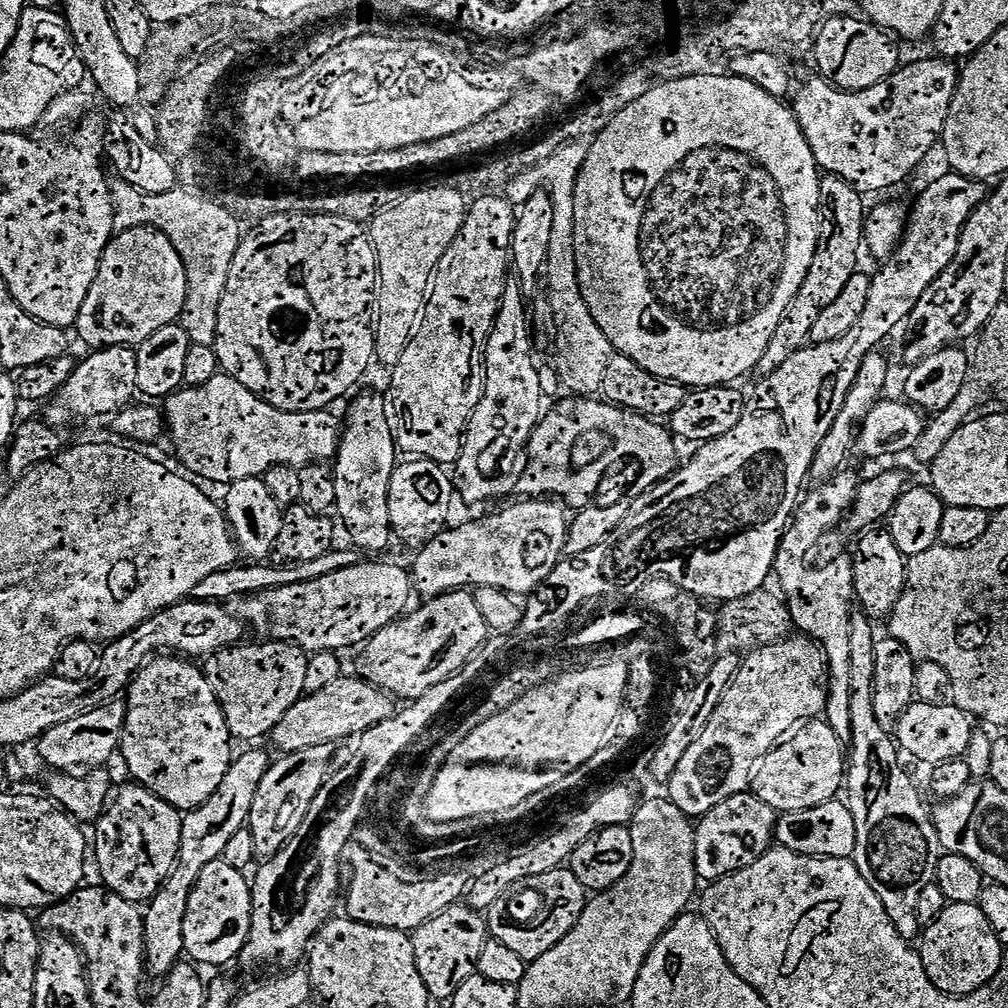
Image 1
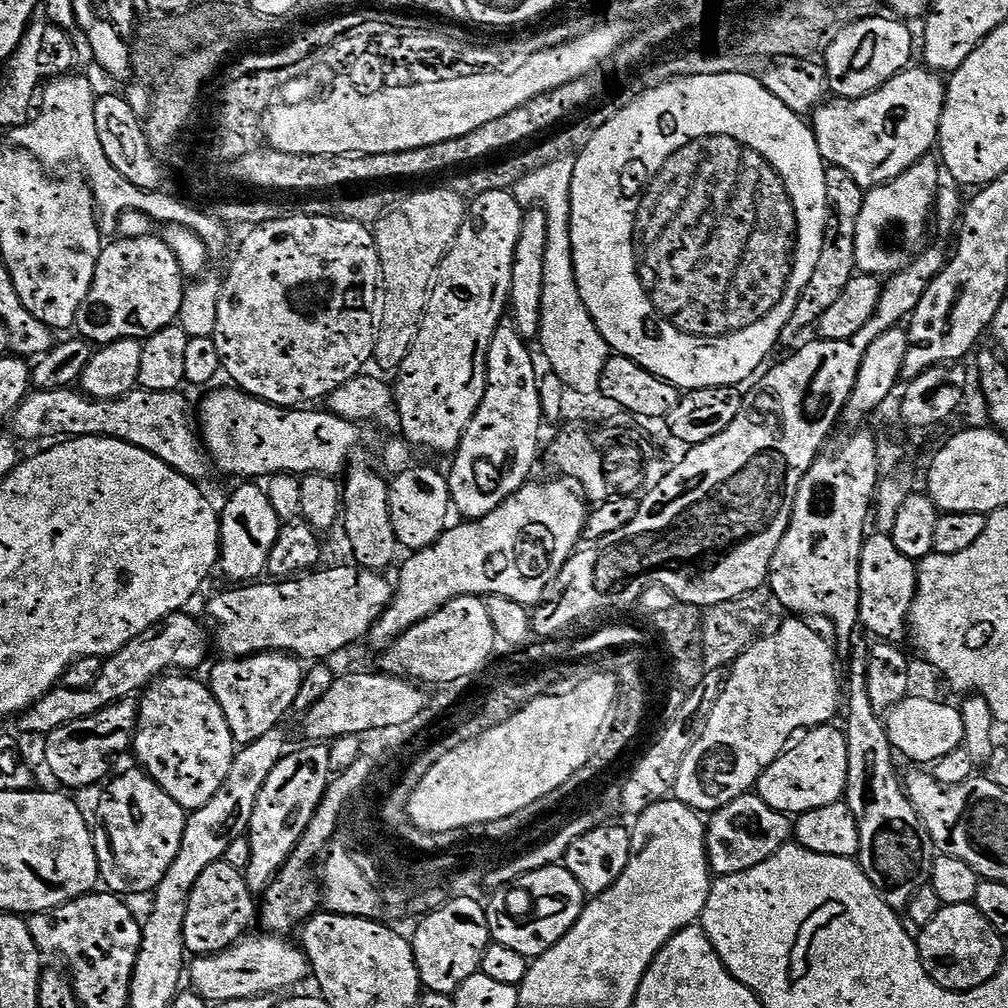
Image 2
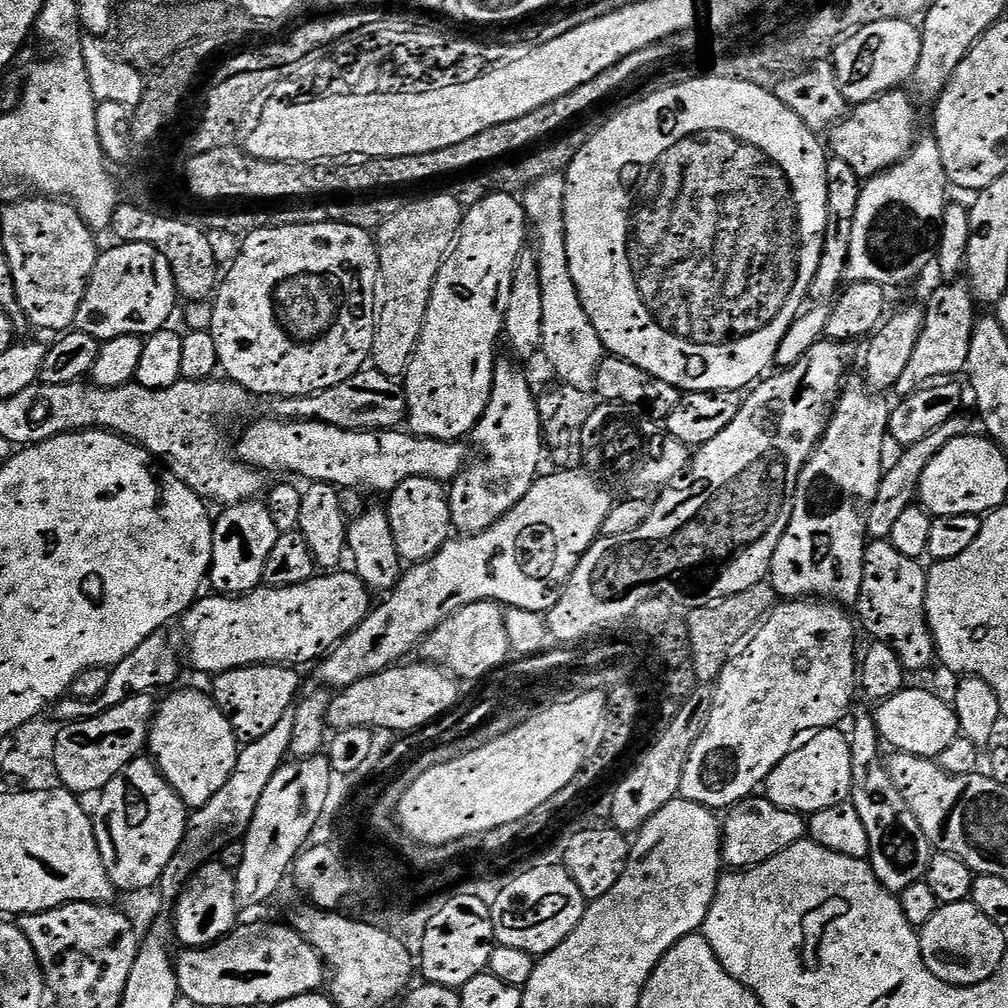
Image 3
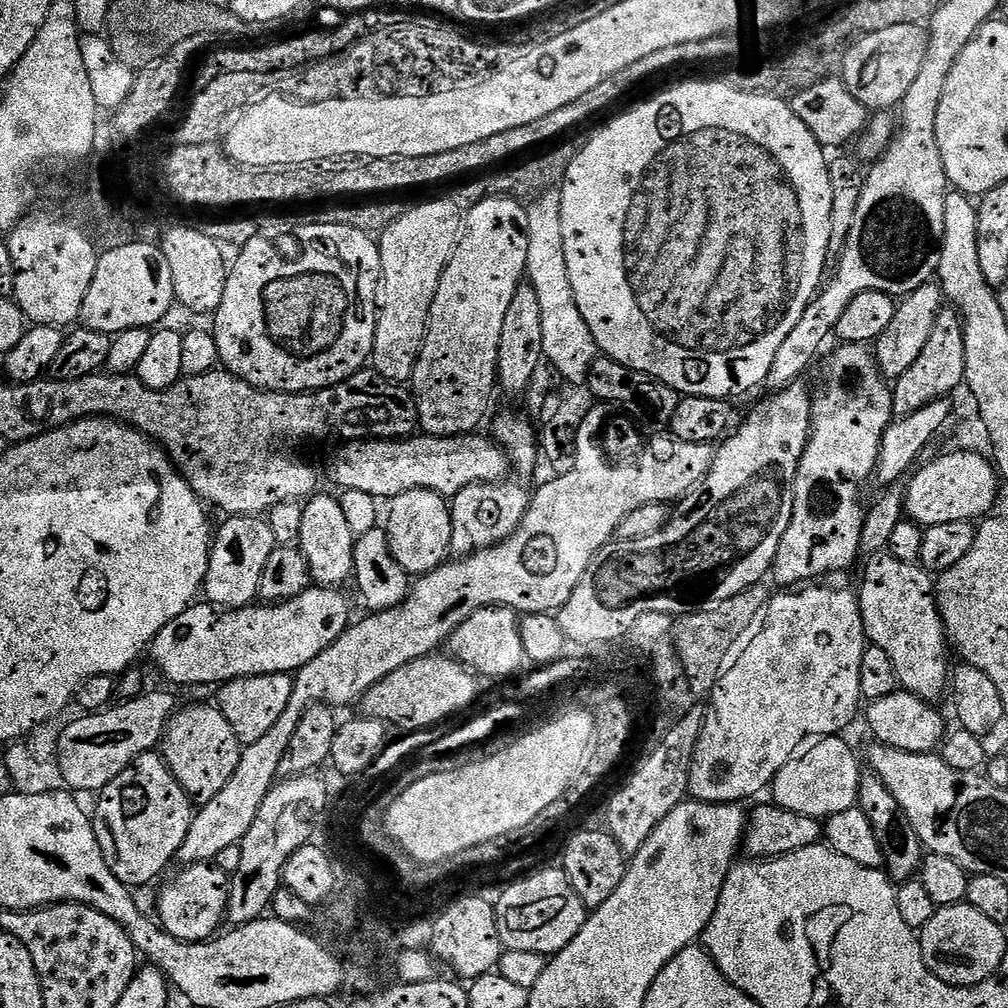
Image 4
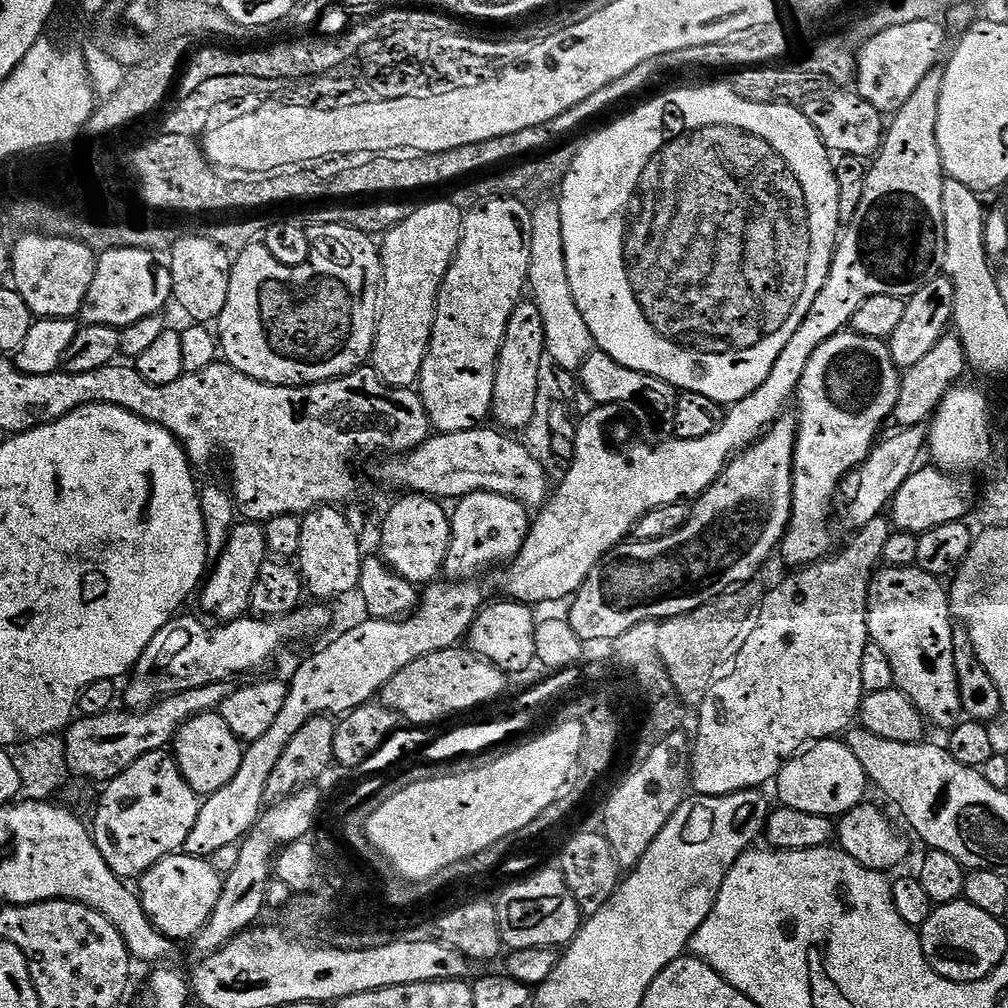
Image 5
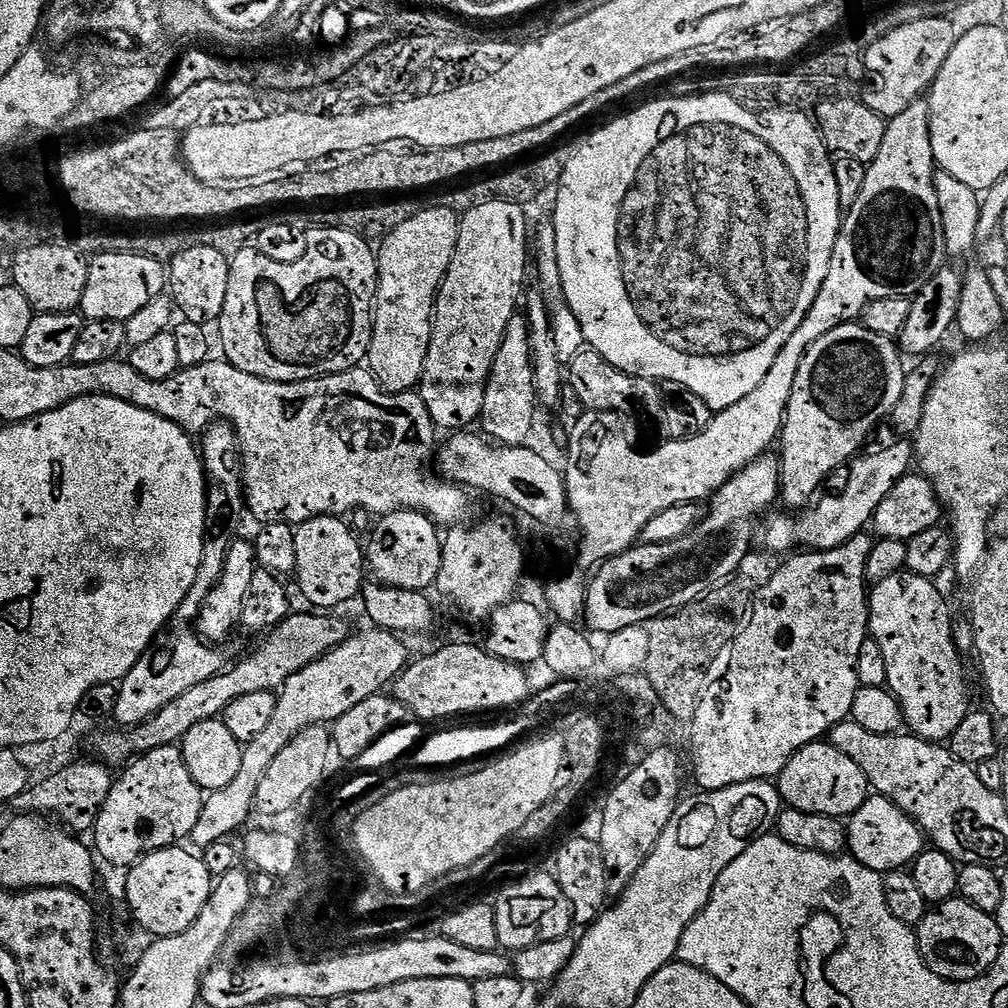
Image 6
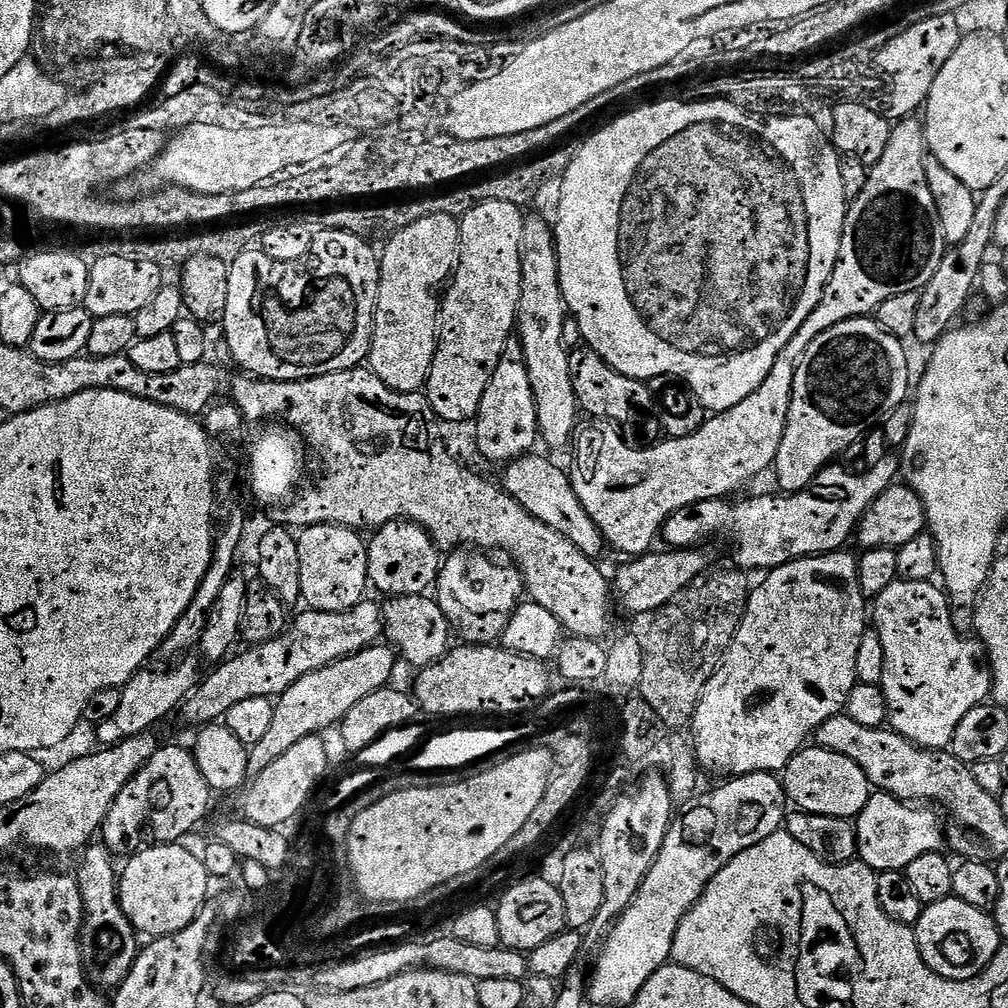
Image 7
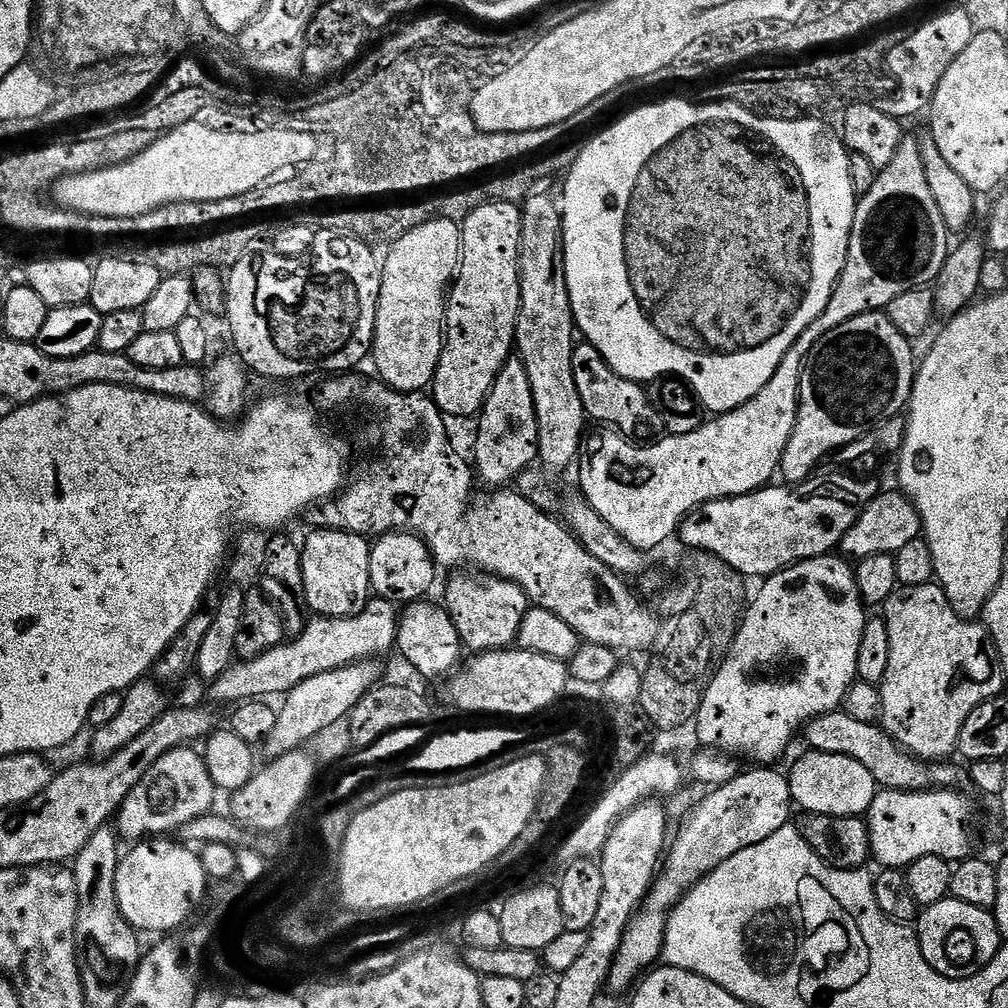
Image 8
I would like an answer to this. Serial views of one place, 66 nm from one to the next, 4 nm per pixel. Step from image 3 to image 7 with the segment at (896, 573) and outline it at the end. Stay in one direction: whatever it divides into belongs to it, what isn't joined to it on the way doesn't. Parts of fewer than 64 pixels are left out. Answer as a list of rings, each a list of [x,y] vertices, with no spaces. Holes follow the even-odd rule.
[[[898,578],[886,590],[874,597],[876,604],[876,632],[882,653],[882,675],[878,683],[888,703],[891,731],[905,736],[919,748],[944,750],[954,738],[954,730],[970,710],[985,703],[992,694],[992,665],[988,663],[988,649],[976,638],[961,638],[954,630],[948,597],[943,587],[929,581]]]

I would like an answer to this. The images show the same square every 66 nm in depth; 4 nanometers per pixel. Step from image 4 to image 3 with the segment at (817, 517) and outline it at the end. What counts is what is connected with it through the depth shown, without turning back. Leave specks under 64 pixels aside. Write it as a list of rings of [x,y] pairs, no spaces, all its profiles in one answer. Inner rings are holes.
[[[852,374],[847,377],[840,399],[832,410],[828,429],[817,442],[798,478],[790,522],[782,538],[778,538],[778,546],[774,546],[774,558],[770,558],[767,579],[777,597],[785,601],[819,598],[837,606],[855,606],[858,602],[862,590],[864,550],[870,543],[870,506],[874,506],[874,498],[878,498],[878,486],[886,471],[884,440],[889,439],[890,404],[884,399],[883,395],[868,387],[863,375]]]

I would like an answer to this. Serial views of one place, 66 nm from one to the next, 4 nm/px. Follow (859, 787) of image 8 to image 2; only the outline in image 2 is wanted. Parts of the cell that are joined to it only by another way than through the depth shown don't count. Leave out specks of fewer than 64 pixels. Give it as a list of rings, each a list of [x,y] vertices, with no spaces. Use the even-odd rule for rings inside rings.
[[[821,726],[805,731],[760,775],[755,791],[764,799],[766,806],[776,812],[789,814],[841,803],[848,791],[847,735],[841,729],[839,732],[836,726]]]

